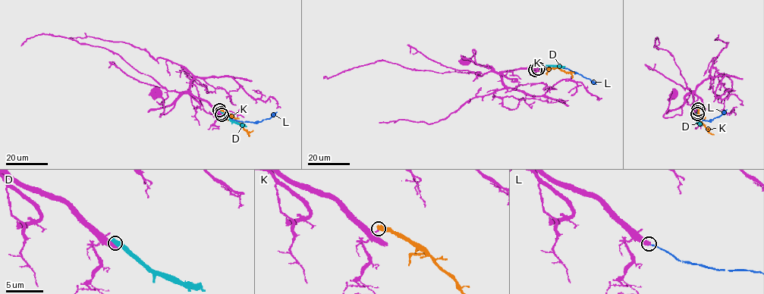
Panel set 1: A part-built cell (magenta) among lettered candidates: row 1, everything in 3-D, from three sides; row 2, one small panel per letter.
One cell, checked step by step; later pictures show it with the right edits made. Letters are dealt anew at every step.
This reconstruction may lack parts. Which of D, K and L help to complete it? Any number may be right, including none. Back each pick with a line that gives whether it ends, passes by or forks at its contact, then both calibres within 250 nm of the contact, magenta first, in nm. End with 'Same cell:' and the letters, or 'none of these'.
Same cell: none of these

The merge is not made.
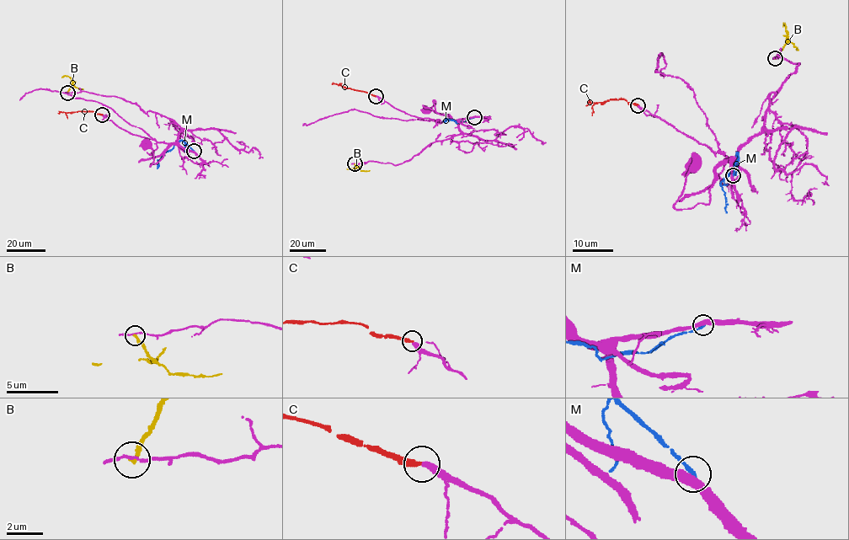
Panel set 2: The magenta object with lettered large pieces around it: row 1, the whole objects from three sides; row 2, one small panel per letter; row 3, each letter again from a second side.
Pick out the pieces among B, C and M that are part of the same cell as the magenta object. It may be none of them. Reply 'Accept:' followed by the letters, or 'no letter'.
Accept: C

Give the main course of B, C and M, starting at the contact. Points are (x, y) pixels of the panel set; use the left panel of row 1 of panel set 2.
B: (67, 93), (72, 81), (68, 77), (61, 77)
C: (102, 114), (83, 110), (58, 113)
M: (194, 151), (179, 141), (171, 149), (162, 154), (157, 168)

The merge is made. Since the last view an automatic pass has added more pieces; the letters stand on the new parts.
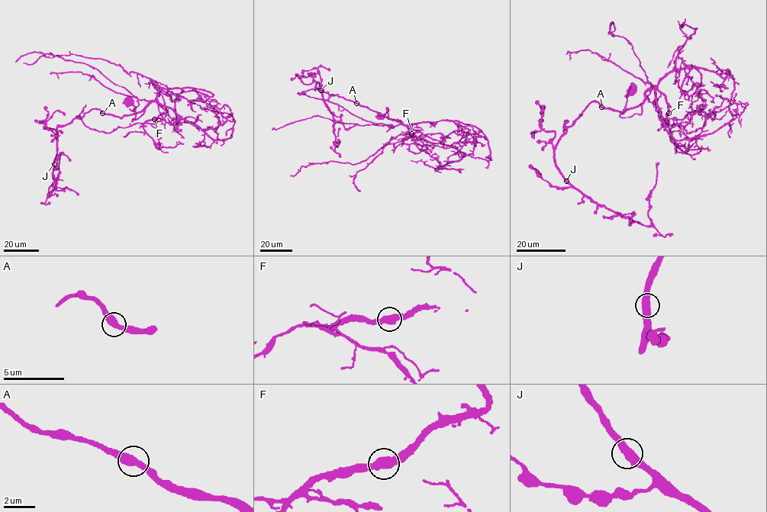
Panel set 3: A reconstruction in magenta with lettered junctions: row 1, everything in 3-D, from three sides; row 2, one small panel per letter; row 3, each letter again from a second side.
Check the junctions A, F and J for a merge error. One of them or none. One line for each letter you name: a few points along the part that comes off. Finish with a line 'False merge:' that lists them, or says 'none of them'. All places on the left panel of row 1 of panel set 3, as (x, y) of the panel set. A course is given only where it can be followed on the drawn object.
False merge: none of them

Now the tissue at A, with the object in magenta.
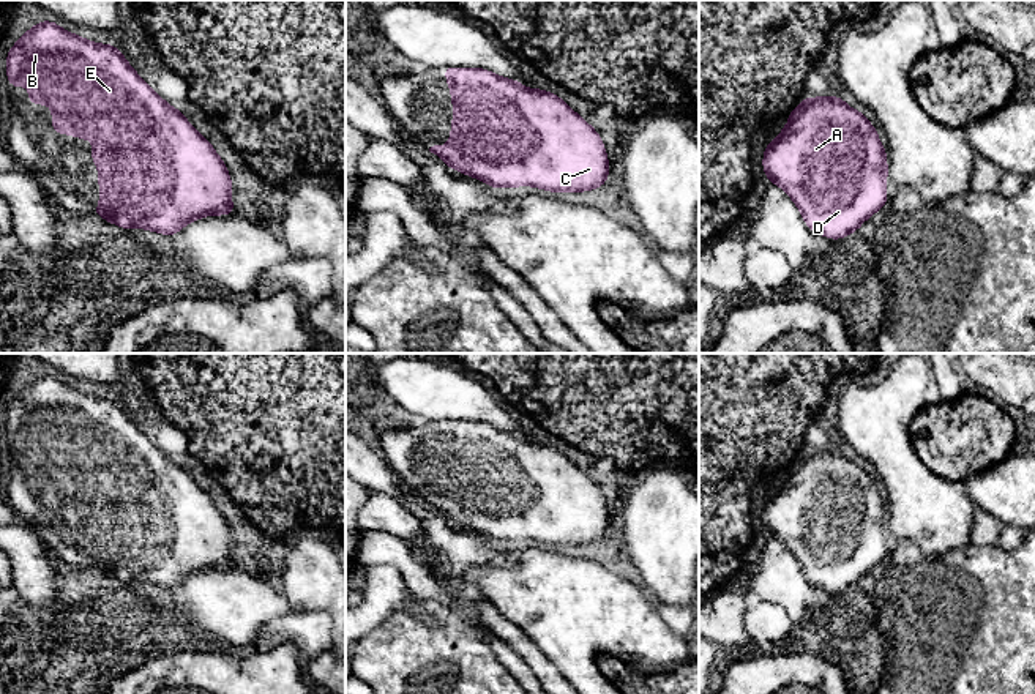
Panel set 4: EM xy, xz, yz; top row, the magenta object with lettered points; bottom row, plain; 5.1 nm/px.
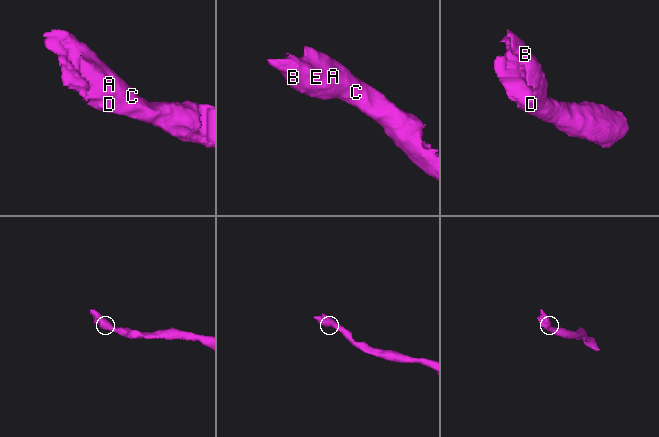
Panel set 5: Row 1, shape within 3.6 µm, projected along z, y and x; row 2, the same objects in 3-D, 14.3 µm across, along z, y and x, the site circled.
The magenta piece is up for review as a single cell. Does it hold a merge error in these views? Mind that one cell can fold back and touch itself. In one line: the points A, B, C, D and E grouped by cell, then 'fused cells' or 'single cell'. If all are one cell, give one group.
groups A B C D E; single cell

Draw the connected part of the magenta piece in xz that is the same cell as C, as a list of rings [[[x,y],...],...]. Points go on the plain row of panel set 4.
[[[442,421],[445,432],[448,434],[448,440],[451,443],[453,453],[453,479],[450,486],[450,498],[434,498],[429,502],[431,506],[439,509],[448,520],[467,527],[476,533],[488,536],[491,541],[516,541],[516,539],[533,539],[541,541],[552,546],[582,546],[601,541],[609,530],[609,513],[606,508],[604,497],[596,486],[584,472],[581,472],[563,453],[551,445],[540,443],[533,440],[532,443],[525,442],[521,435],[511,434],[502,429],[497,429],[484,421]]]

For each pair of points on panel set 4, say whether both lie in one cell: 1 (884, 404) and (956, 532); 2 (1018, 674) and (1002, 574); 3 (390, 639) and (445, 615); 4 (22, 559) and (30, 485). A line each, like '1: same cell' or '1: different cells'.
1: same cell
2: same cell
3: same cell
4: different cells

